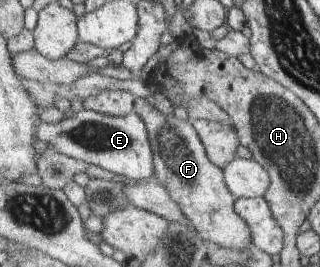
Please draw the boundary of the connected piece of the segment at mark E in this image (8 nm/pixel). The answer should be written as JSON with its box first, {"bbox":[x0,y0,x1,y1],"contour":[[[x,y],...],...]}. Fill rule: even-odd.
{"bbox":[37,110,155,181],"contour":[[[81,110],[60,122],[40,122],[37,137],[46,144],[53,143],[61,153],[69,157],[99,166],[117,175],[124,175],[133,181],[150,179],[155,175],[153,151],[143,119],[138,113],[126,116],[108,116],[93,110]]]}

